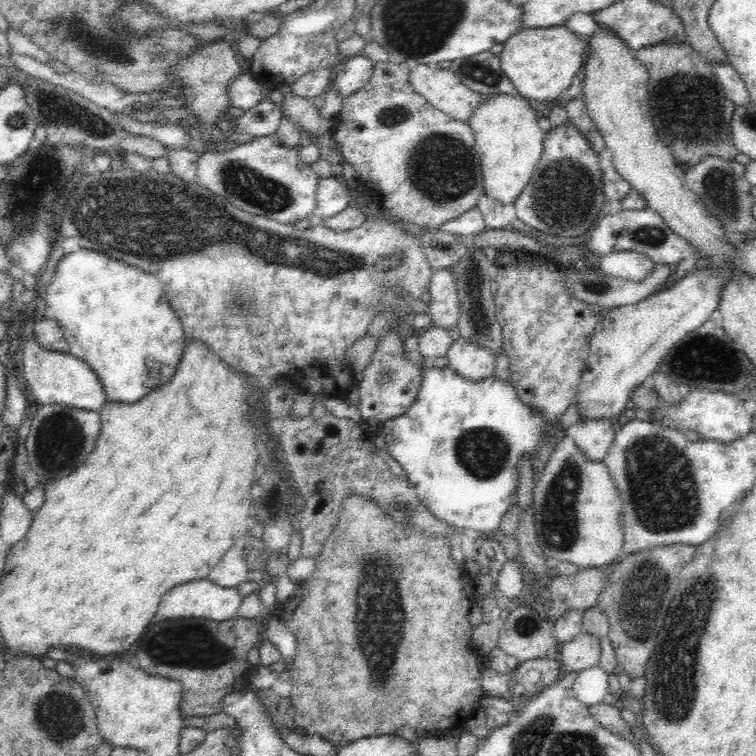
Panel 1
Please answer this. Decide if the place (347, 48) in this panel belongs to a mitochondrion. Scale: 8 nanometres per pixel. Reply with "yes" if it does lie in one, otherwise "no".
no

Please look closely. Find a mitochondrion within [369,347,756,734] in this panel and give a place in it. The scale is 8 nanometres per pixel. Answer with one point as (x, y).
(662, 497)

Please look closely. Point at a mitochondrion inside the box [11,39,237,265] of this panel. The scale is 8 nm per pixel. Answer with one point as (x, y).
(49, 105)

